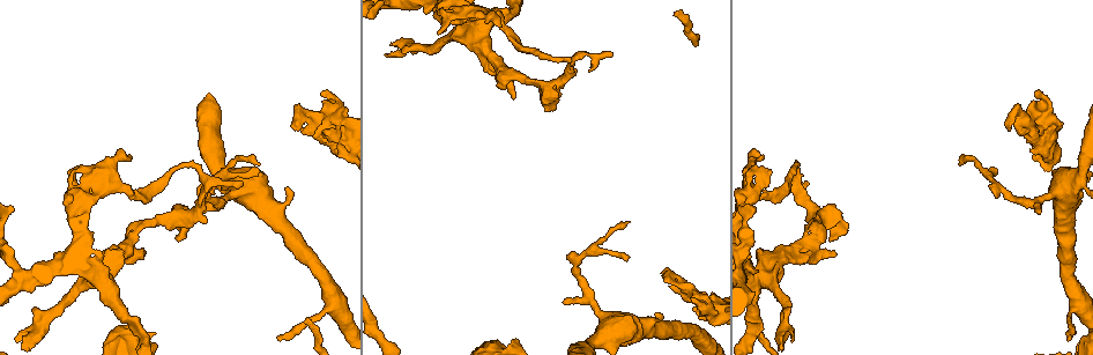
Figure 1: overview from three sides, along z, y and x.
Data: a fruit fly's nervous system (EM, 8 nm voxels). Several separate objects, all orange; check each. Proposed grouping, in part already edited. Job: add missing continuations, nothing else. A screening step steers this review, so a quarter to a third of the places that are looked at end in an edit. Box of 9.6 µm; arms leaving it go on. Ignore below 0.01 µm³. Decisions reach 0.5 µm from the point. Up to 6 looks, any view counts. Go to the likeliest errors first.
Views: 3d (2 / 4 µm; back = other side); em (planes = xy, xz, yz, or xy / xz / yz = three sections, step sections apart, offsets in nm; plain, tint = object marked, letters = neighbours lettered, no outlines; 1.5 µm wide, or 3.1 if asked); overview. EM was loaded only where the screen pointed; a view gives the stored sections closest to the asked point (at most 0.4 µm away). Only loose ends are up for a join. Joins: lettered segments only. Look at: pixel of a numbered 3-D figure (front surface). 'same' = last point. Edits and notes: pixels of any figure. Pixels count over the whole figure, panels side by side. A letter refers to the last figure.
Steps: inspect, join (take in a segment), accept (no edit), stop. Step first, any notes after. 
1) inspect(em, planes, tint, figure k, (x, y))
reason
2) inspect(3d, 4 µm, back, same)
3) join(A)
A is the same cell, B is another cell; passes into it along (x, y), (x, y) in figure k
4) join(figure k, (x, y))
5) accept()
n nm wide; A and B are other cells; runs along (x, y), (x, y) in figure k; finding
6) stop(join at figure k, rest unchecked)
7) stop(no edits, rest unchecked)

inspect(em, planes, letters, figure 1, (791, 341))
an open end

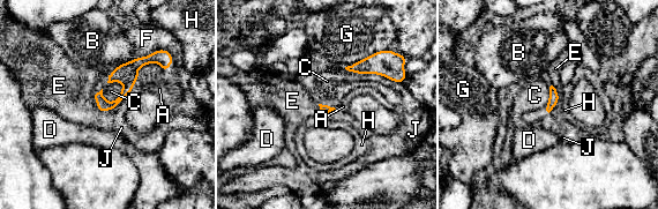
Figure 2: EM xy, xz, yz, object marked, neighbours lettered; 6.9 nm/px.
accept()
A, B, C, D, E, F, G, H and J are other cells; border along (336, 109), (328, 113) in figure 2; none of them fits

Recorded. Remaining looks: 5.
inspect(em, xy, step 8, tint, figure 1, (1038, 210))
free end

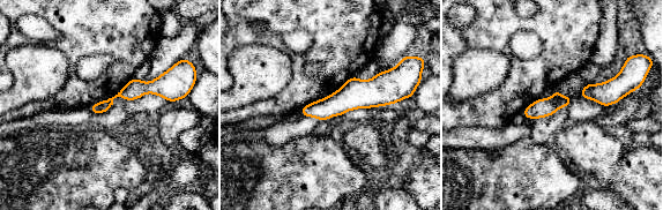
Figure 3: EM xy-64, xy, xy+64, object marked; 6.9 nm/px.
inspect(em, xz, step 8, letters, same)

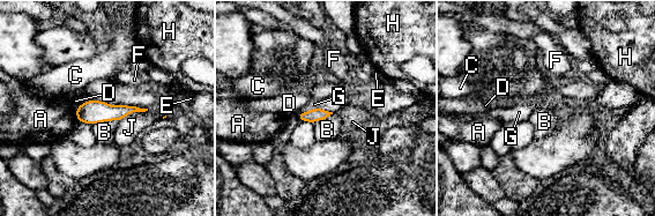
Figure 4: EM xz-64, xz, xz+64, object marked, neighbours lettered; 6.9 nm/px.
accept()
A, B, C, D, E, F, G, H and J are other cells; border along (321, 108), (312, 108), (297, 116) in figure 4; none of them fits

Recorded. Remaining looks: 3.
inspect(3d, 2 µm, back, figure 1, (128, 263))
an open end

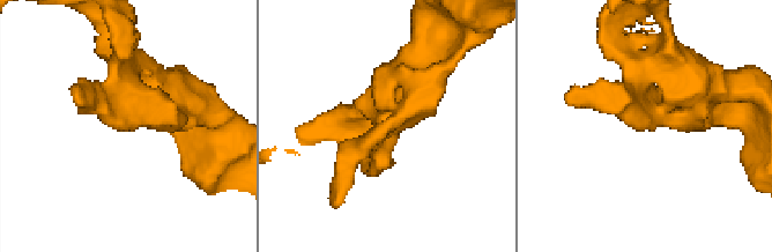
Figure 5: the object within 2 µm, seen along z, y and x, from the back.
inspect(em, xz, step 8, letters, figure 5, (127, 128))
now the EM

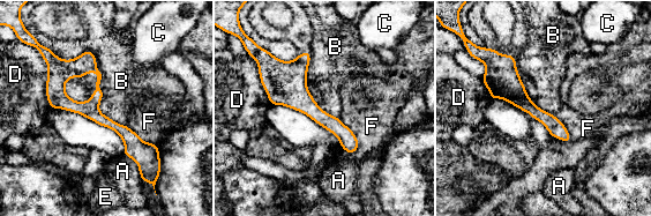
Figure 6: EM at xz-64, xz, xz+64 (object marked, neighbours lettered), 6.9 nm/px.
accept()
A, B, C, D, E and F are other cells; border along (553, 114), (567, 129), (570, 142) in figure 6; no lettered segment goes on from it

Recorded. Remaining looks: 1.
stop(no edits, rest unchecked)

